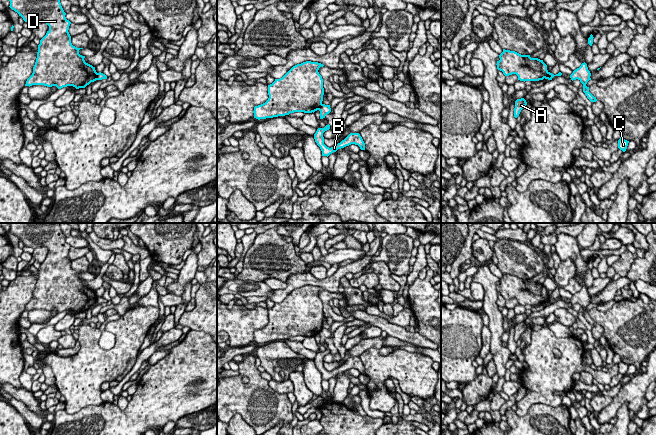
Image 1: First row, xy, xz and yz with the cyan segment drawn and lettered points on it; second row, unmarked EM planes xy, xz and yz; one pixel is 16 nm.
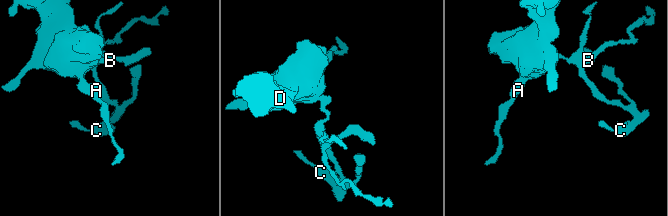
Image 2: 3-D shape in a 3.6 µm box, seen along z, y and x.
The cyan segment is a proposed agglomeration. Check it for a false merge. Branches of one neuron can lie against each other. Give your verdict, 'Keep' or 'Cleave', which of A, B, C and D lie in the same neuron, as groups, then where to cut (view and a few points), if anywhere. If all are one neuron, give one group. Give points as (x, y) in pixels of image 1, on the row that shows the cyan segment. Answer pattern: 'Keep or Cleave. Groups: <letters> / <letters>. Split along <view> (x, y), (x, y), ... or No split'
Cleave. Groups: A D / B C. Split along xy (97, 73), (95, 79)

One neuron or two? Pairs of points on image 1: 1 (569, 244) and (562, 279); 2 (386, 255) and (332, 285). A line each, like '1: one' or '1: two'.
1: two
2: two

